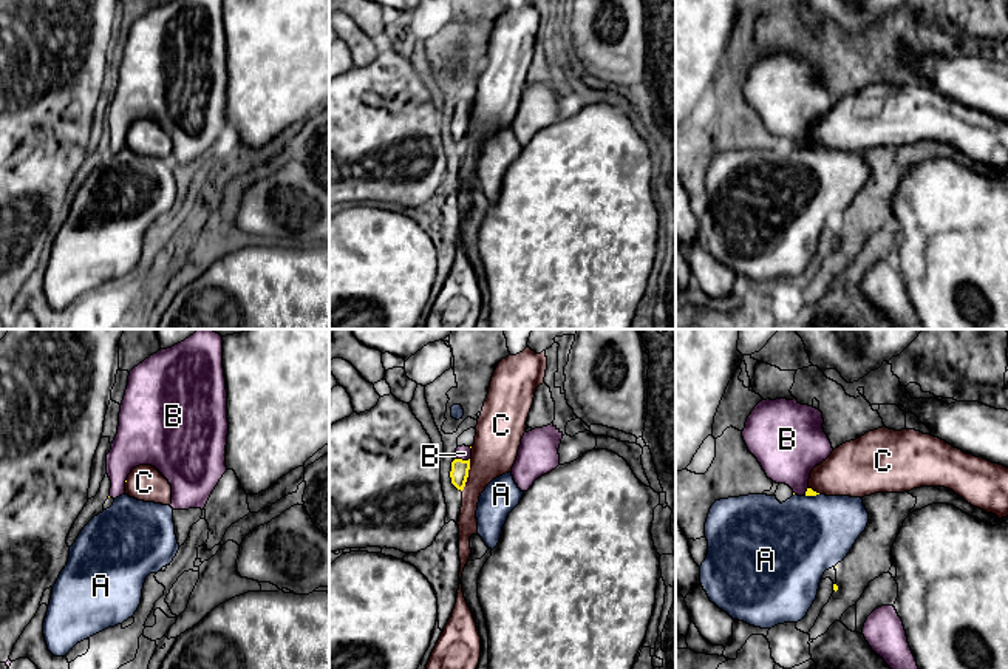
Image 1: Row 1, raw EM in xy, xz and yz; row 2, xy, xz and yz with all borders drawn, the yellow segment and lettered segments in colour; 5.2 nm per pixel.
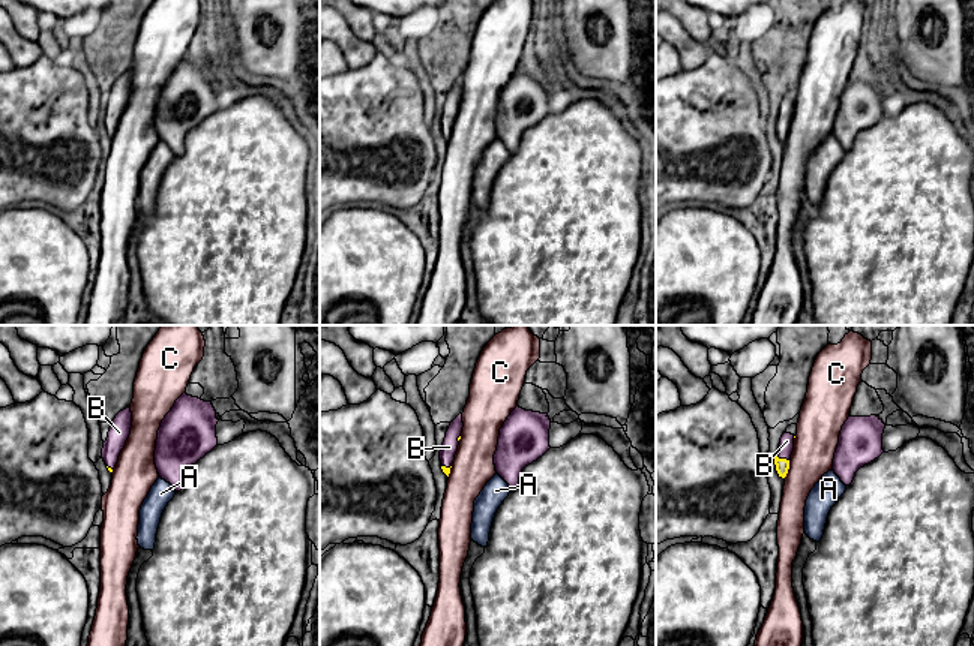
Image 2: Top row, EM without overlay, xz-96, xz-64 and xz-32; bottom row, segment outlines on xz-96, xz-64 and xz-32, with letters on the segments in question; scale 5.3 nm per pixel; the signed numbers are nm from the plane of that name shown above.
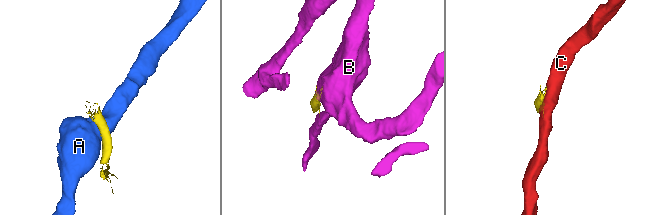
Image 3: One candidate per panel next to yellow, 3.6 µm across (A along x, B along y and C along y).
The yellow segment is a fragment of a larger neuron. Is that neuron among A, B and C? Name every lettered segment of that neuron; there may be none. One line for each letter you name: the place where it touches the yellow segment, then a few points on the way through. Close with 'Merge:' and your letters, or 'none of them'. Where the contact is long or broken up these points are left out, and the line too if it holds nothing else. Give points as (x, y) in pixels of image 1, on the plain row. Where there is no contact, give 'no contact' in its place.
B: contact xz (461, 113)
Merge: B

